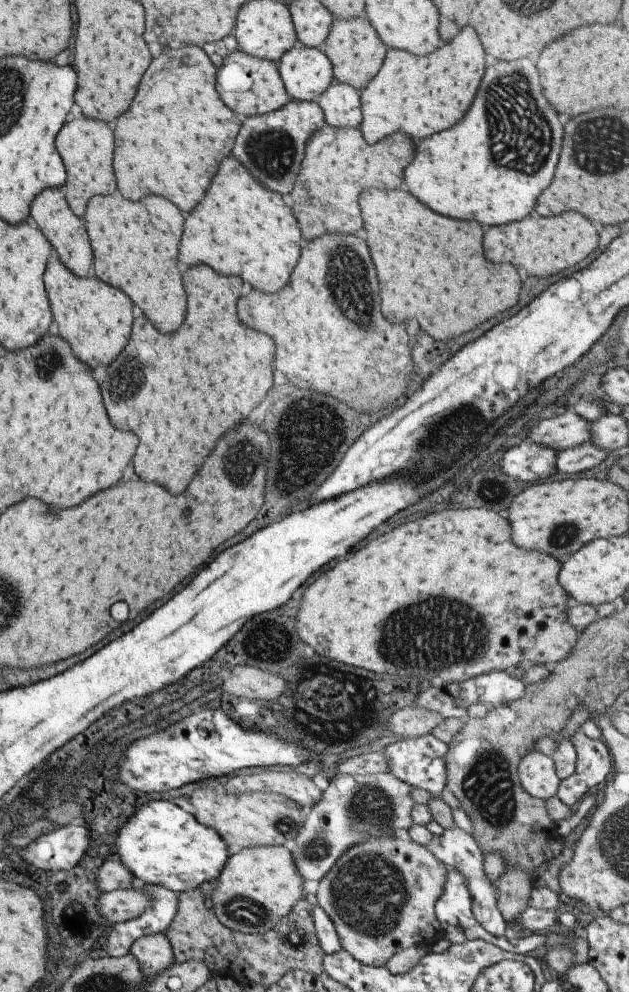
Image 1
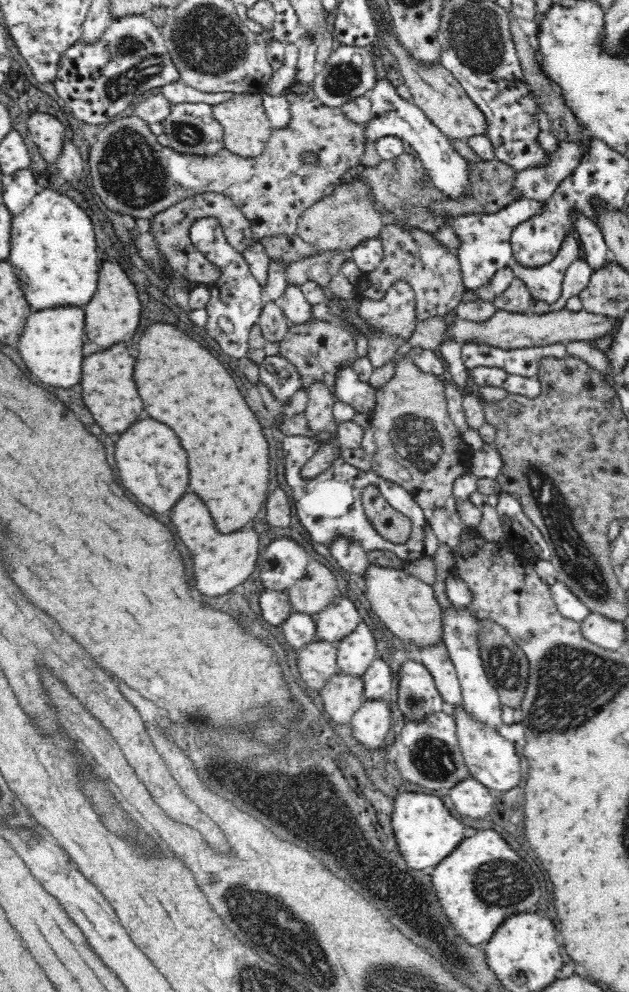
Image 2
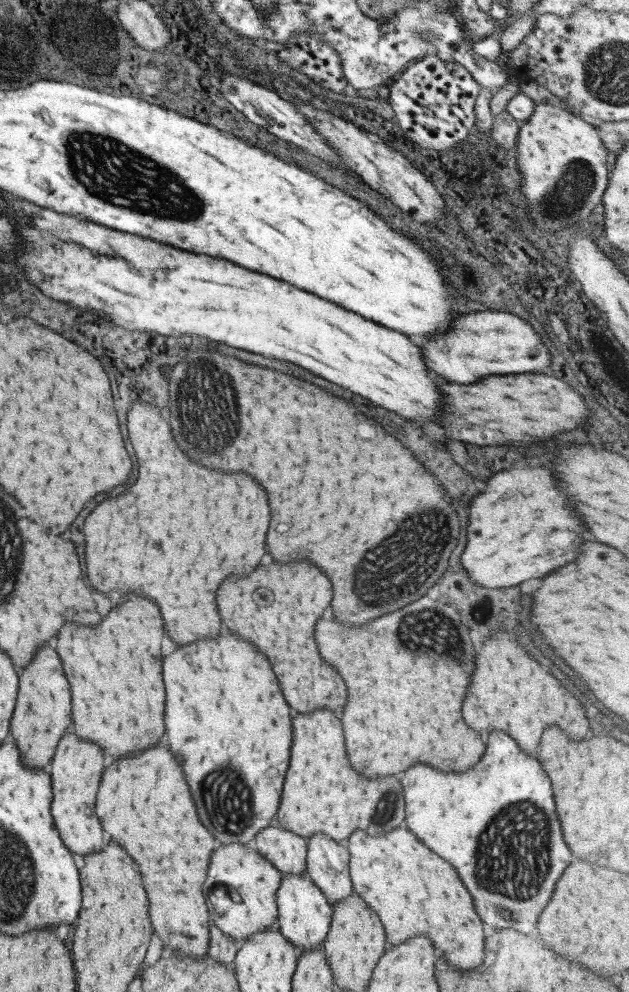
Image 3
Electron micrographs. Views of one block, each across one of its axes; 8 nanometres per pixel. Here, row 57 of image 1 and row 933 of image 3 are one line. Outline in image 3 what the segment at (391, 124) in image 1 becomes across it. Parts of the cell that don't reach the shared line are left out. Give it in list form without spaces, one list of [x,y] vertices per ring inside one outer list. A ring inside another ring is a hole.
[[[404,826],[394,828],[394,830],[386,832],[384,836],[370,836],[370,834],[364,834],[364,831],[356,829],[352,832],[352,835],[348,837],[348,851],[350,851],[349,873],[353,884],[353,892],[362,896],[362,899],[370,904],[370,908],[372,908],[374,912],[378,912],[378,916],[380,916],[380,920],[382,920],[382,924],[384,924],[383,927],[386,928],[386,938],[388,938],[390,944],[398,944],[398,942],[402,942],[404,938],[412,938],[414,934],[420,934],[420,932],[422,932],[422,934],[428,934],[430,938],[434,938],[434,946],[436,946],[436,948],[448,952],[446,958],[448,958],[454,966],[458,966],[458,968],[474,968],[474,966],[482,964],[482,958],[484,958],[484,926],[482,926],[482,920],[478,918],[478,914],[474,912],[474,904],[472,904],[470,892],[464,888],[464,884],[462,884],[462,880],[460,880],[460,876],[458,876],[458,872],[454,870],[452,864],[448,864],[444,858],[438,858],[438,854],[432,852],[430,848],[426,848],[412,832],[410,832],[408,828],[404,828]]]

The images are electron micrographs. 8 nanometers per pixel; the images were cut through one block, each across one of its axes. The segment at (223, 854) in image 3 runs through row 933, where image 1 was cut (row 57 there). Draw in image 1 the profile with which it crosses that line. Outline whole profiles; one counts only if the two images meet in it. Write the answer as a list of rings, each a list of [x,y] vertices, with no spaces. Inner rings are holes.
[[[240,50],[230,52],[224,58],[222,66],[216,70],[216,90],[226,102],[226,106],[241,119],[274,112],[291,99],[282,82],[277,64],[254,58]]]

